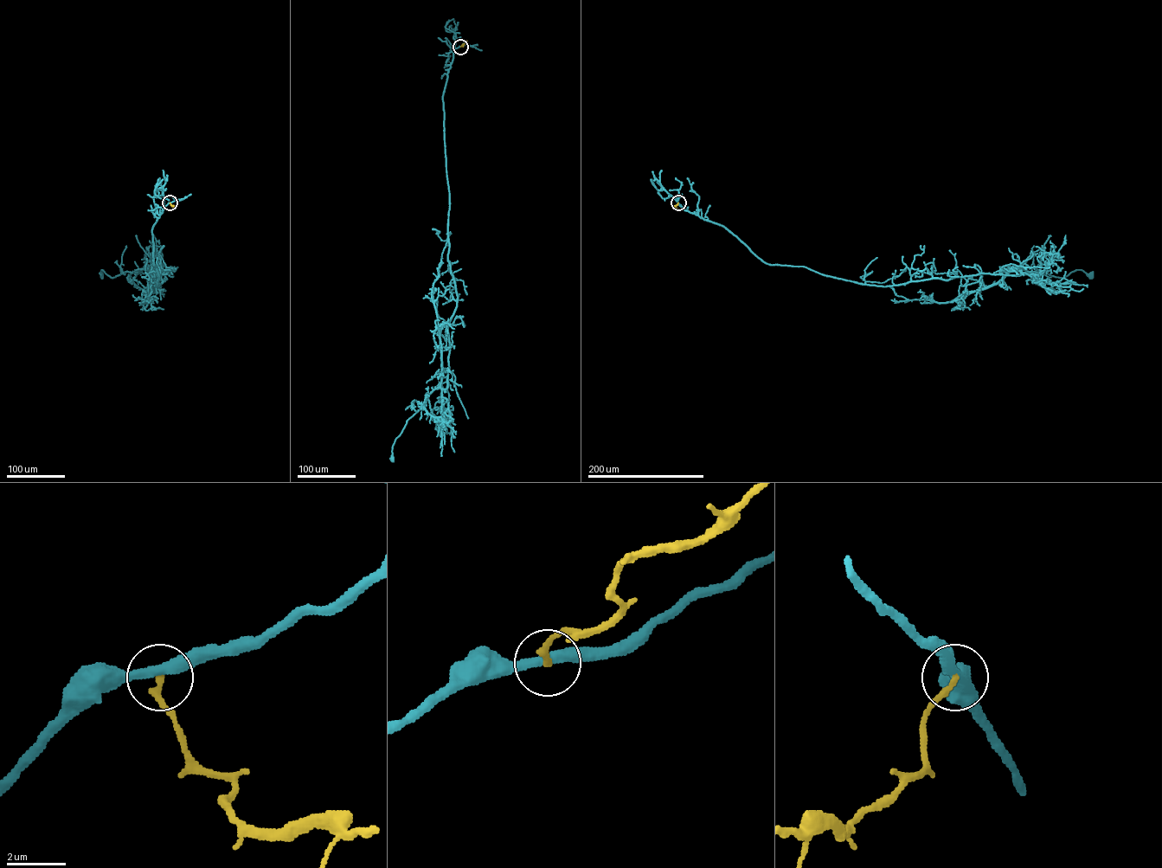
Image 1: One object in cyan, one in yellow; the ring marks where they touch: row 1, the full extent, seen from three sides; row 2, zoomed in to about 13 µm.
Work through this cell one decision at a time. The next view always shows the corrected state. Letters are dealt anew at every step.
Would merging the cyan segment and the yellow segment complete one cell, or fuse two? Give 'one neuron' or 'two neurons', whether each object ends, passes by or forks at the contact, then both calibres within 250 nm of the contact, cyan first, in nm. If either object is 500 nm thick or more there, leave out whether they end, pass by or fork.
two neurons; cyan passes by; yellow ends there; 360 nm thick on the cyan side, 220 nm on the other

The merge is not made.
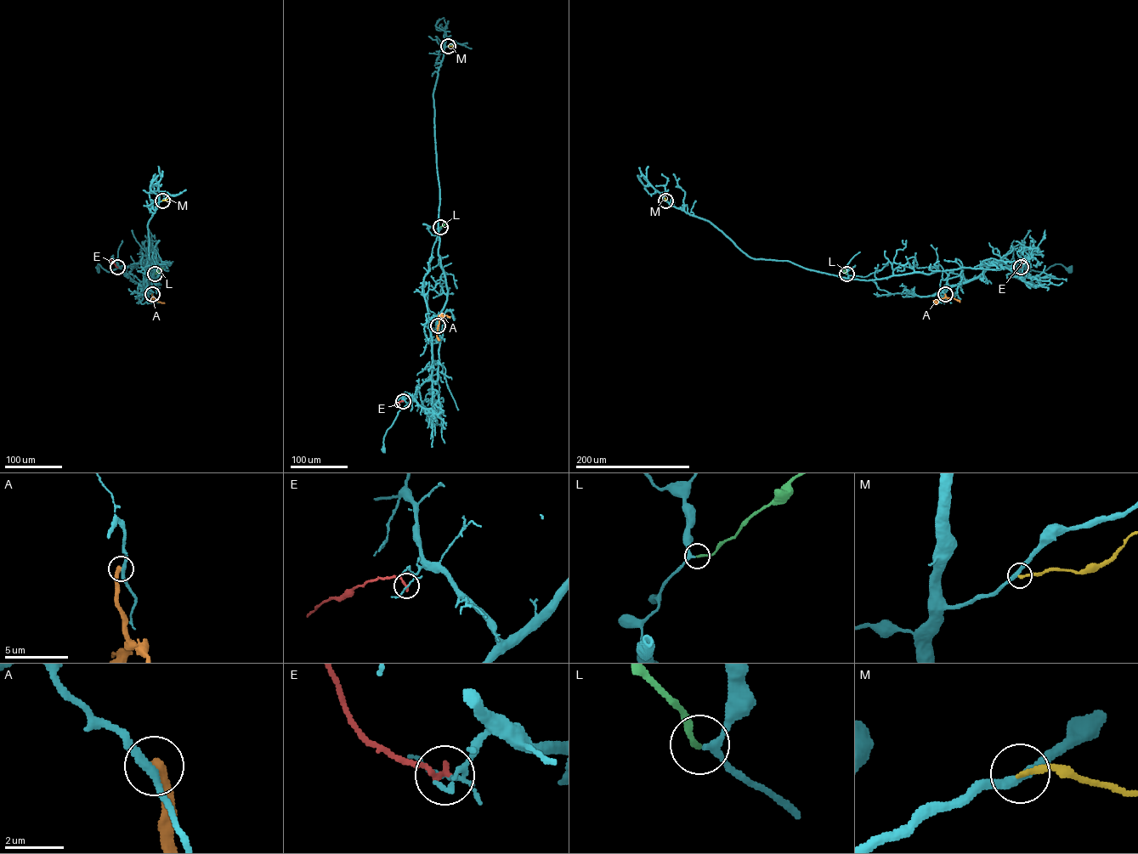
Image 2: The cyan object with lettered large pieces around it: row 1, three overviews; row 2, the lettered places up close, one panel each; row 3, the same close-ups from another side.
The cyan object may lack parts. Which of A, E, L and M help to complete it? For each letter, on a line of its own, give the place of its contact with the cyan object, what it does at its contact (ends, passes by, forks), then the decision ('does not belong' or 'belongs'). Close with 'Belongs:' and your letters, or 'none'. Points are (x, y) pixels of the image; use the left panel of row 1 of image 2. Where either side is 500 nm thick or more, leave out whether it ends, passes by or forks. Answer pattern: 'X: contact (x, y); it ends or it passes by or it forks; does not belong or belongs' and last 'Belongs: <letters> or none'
A: contact (152, 294); it ends; does not belong
E: contact (117, 267); it ends; does not belong
L: contact (155, 274); it ends; belongs
M: contact (162, 200); it ends; does not belong
Belongs: L

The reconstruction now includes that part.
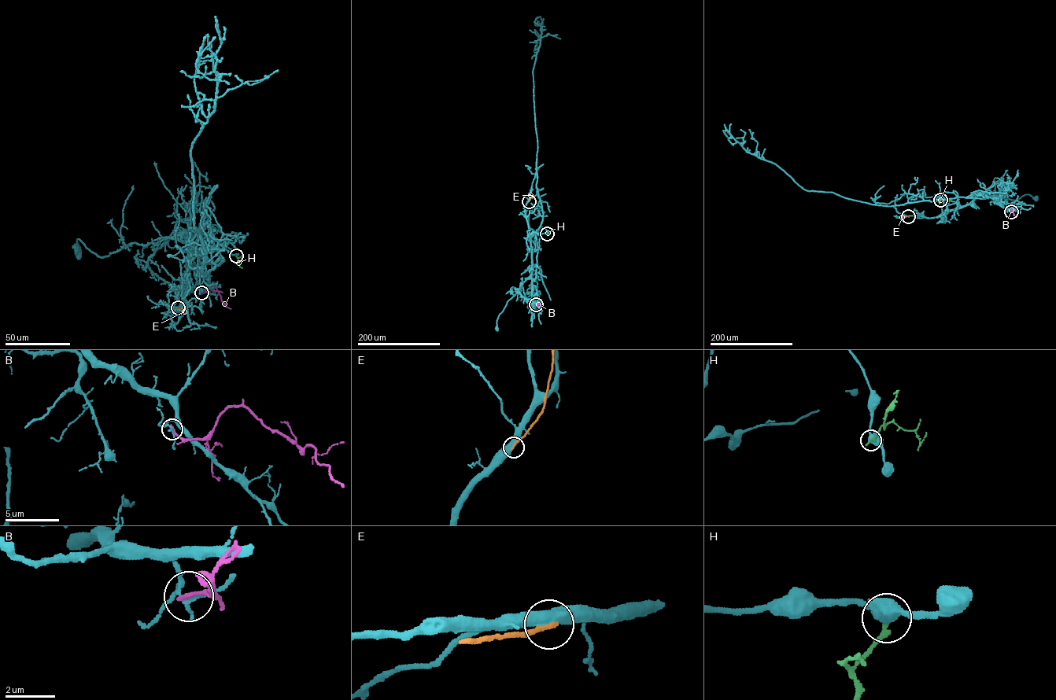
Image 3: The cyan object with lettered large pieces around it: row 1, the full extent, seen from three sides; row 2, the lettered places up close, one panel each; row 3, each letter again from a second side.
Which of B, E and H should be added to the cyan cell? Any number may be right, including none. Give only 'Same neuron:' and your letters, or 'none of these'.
Same neuron: none of these

